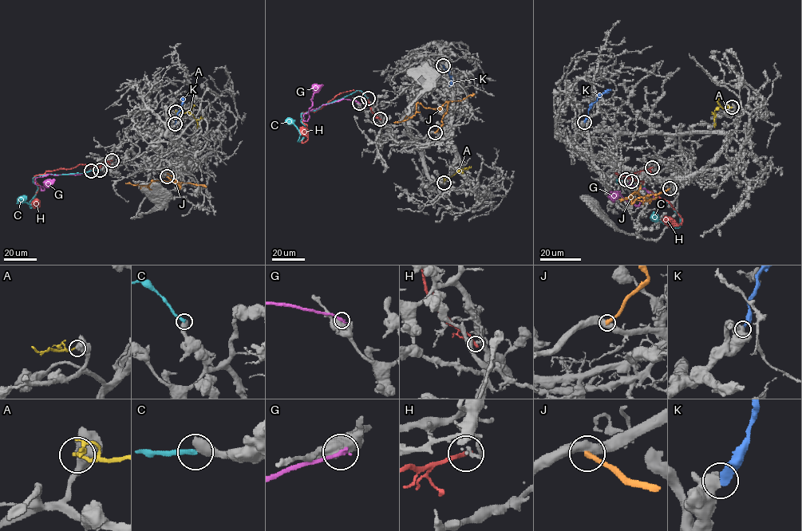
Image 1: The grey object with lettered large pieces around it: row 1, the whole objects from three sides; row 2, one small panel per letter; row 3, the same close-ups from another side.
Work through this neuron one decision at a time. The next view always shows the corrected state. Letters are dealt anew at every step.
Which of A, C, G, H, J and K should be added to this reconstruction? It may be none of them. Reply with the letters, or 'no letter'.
K

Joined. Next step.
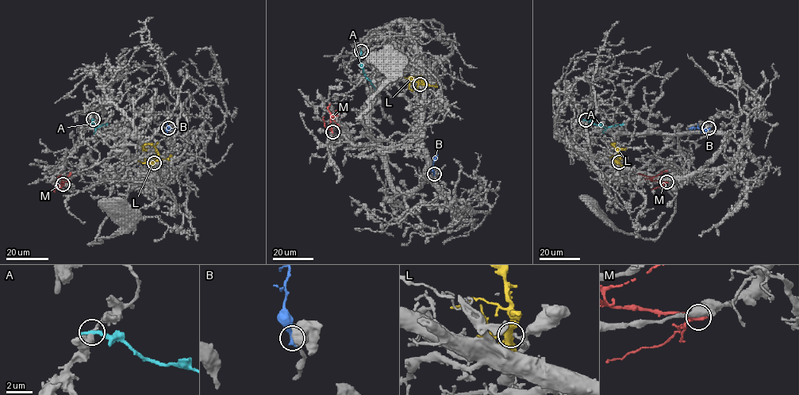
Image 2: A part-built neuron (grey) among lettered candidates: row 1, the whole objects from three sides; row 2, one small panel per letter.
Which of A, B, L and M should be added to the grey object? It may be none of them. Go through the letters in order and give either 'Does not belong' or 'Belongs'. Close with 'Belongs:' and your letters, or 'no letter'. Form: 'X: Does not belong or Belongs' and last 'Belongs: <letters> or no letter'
A: Does not belong
B: Does not belong
L: Belongs
M: Does not belong
Belongs: L

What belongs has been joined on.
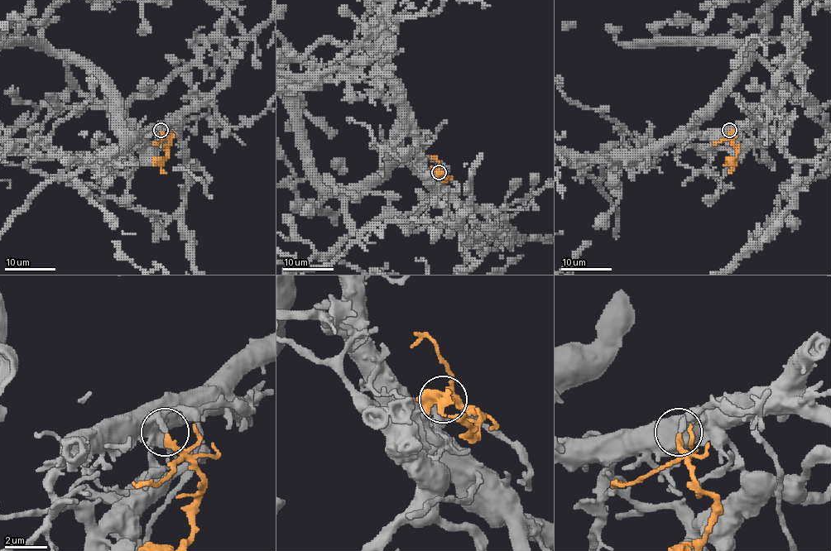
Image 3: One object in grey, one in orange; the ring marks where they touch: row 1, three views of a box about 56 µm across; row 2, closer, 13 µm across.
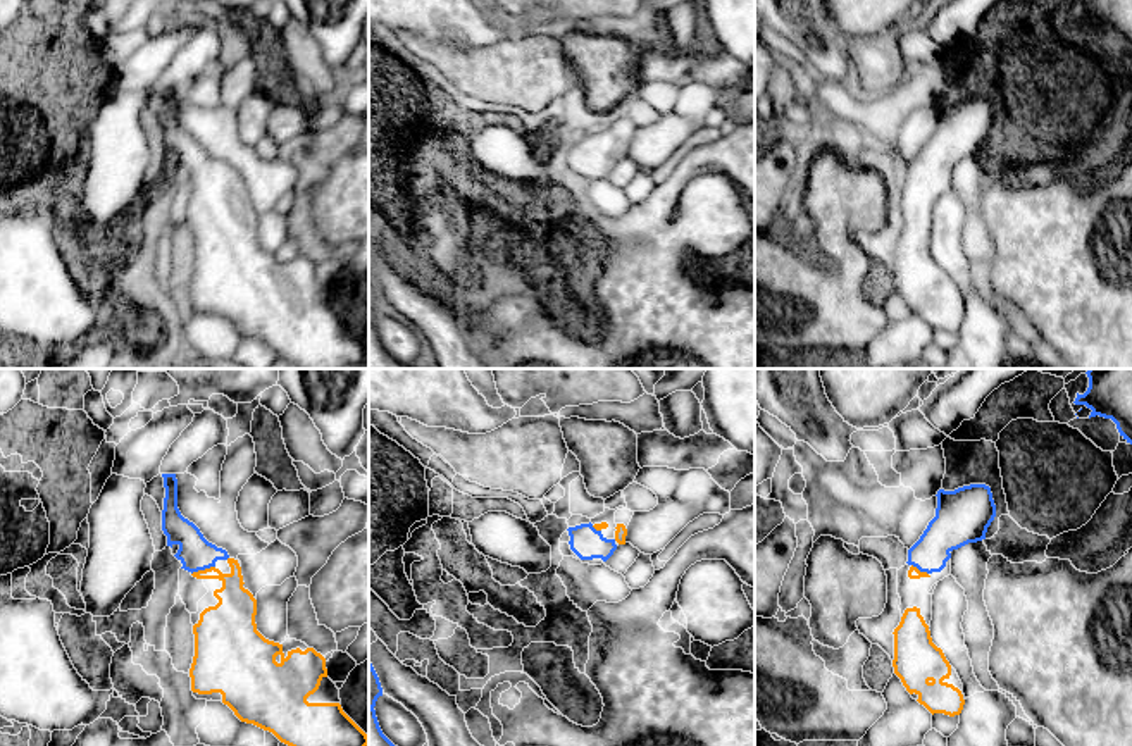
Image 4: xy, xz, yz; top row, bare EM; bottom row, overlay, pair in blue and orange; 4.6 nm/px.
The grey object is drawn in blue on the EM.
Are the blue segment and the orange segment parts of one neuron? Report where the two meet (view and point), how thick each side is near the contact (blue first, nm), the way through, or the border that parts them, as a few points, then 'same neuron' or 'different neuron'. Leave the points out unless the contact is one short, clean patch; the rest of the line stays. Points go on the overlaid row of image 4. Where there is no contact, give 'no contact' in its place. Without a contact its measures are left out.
contact xy (202, 569); calibres 160 and 190 nm; way xy (195, 552), (202, 569), (231, 586), (236, 609); same neuron

